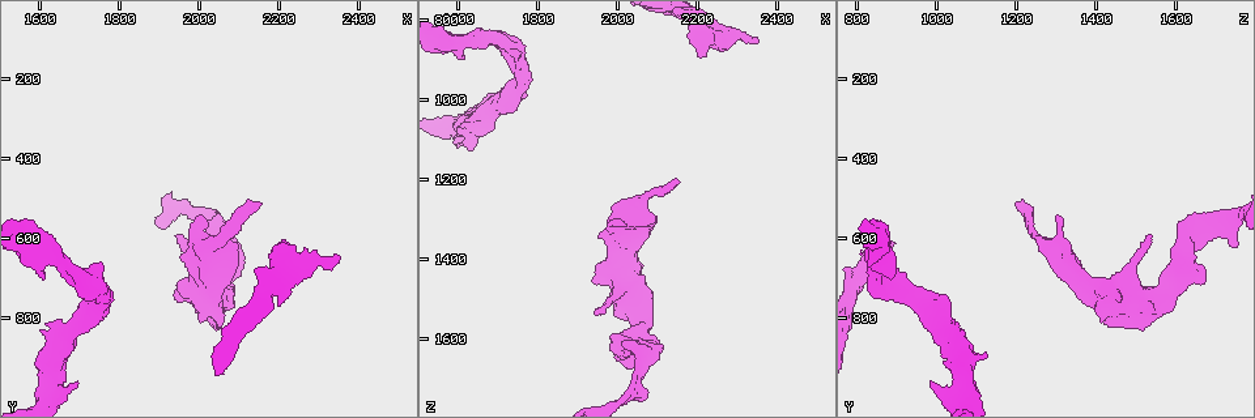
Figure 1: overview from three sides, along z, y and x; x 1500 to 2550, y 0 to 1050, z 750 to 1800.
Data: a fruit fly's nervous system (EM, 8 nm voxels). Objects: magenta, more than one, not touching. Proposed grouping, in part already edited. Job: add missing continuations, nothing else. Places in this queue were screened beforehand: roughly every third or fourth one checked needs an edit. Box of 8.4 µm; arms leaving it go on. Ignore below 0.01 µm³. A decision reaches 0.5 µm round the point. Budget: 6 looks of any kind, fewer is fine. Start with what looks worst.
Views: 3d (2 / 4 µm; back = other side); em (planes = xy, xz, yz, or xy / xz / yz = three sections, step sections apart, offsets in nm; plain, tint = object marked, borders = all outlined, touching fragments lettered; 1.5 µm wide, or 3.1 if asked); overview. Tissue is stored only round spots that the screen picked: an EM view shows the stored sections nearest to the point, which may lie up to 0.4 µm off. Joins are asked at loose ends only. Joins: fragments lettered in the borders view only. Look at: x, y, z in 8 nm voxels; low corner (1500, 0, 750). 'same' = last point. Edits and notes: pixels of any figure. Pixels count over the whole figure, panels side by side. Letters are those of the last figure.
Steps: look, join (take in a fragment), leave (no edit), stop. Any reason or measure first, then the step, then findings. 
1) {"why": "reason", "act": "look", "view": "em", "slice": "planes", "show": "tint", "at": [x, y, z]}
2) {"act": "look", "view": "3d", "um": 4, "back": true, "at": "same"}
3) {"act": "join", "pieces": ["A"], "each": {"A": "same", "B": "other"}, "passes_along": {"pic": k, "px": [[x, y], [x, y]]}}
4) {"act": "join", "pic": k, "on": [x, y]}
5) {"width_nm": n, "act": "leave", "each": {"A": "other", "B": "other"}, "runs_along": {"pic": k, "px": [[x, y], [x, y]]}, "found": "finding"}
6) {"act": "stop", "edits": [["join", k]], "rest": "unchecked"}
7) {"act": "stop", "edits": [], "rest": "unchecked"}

{"why": "free end", "act": "look", "view": "3d", "um": 2, "back": true, "at": [2150, 510, 1210]}

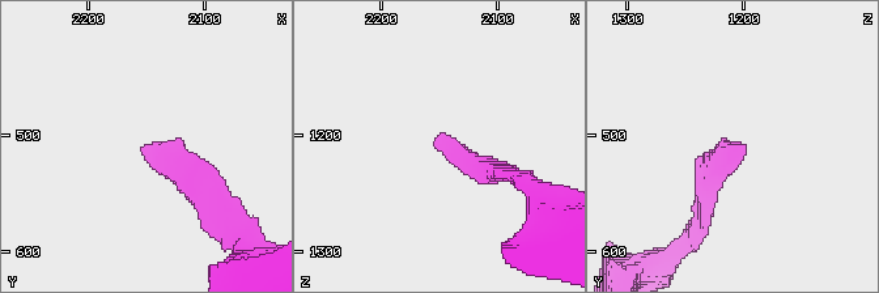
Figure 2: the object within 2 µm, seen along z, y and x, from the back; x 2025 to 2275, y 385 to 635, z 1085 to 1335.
{"act": "look", "view": "em", "slice": "planes", "show": "borders", "at": [2152, 506, 1204]}

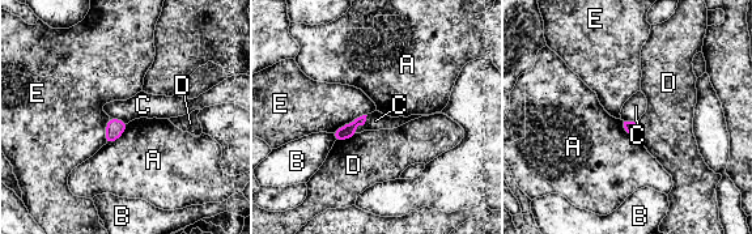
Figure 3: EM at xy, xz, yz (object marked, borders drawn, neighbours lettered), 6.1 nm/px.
{"longest_contact_nm": ["E", 260], "act": "leave", "each": {"A": "other", "B": "other", "C": "other", "D": "other", "E": "other"}, "border": {"pic": 3, "px": [[368, 115], [356, 132]]}, "found": "none of them fits"}

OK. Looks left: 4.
{"why": "free end", "act": "look", "view": "3d", "um": 4, "at": [1610, 695, 895]}

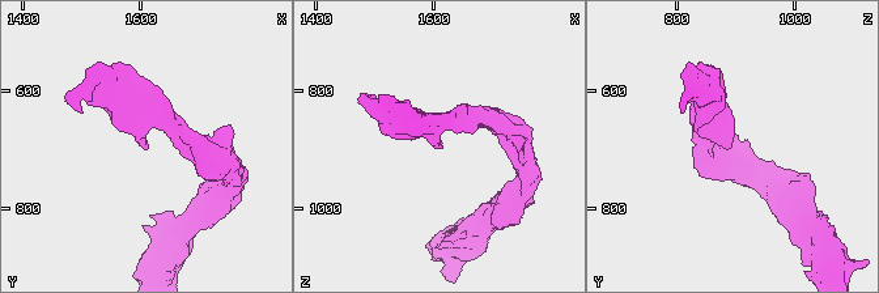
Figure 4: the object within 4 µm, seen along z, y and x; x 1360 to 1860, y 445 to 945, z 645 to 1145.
{"act": "look", "view": "em", "slice": "planes", "show": "borders", "at": [1605, 700, 890]}

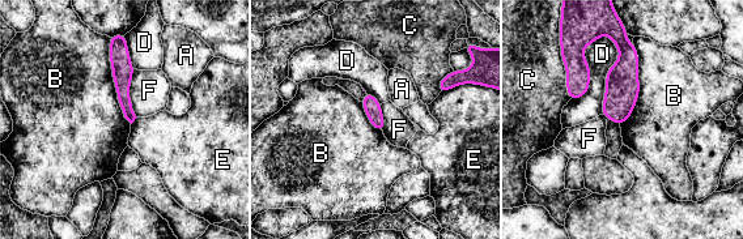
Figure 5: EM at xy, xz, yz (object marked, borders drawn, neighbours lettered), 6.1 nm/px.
{"longest_contact_nm": ["B", 550], "act": "leave", "each": {"A": "other", "B": "other", "C": "other", "D": "other", "E": "other", "F": "other"}, "border": {"pic": 5, "px": [[107, 37], [117, 99], [131, 123]]}, "found": "no lettered fragment goes on from it"}

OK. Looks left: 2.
{"why": "an open end", "act": "look", "view": "3d", "um": 4, "at": [1690, 955, 985]}

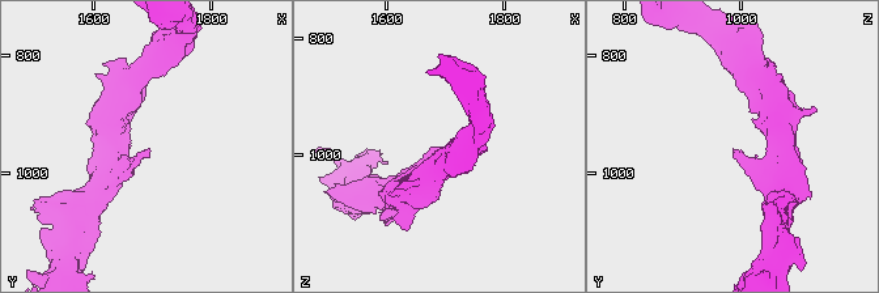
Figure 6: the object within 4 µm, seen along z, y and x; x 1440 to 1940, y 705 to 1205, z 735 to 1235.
{"why": "need the tissue", "act": "look", "view": "em", "slice": "planes", "show": "borders", "at": [1695, 965, 990]}

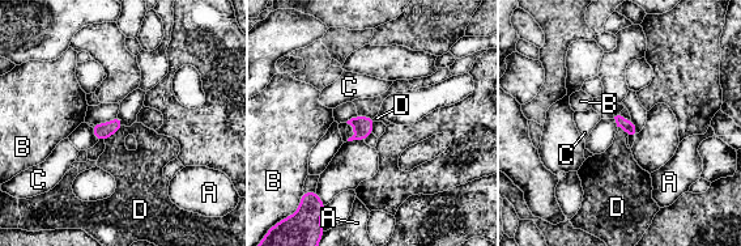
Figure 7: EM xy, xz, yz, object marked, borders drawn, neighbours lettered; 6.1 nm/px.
{"act": "leave", "each": {"A": "other", "B": "other", "C": "other", "D": "other"}, "border": {"pic": 7, "px": [[123, 126], [105, 140]]}, "found": "none of them fits"}

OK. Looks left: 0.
{"act": "stop", "edits": [], "rest": "unchecked"}

